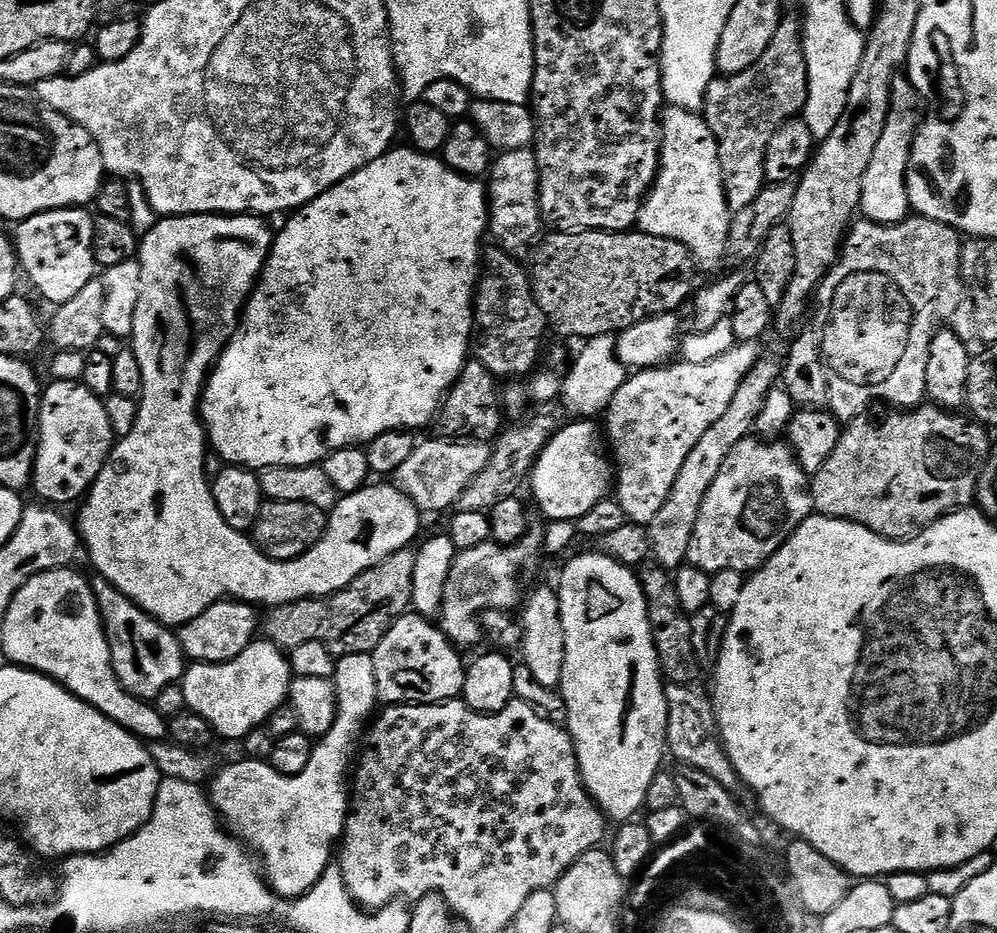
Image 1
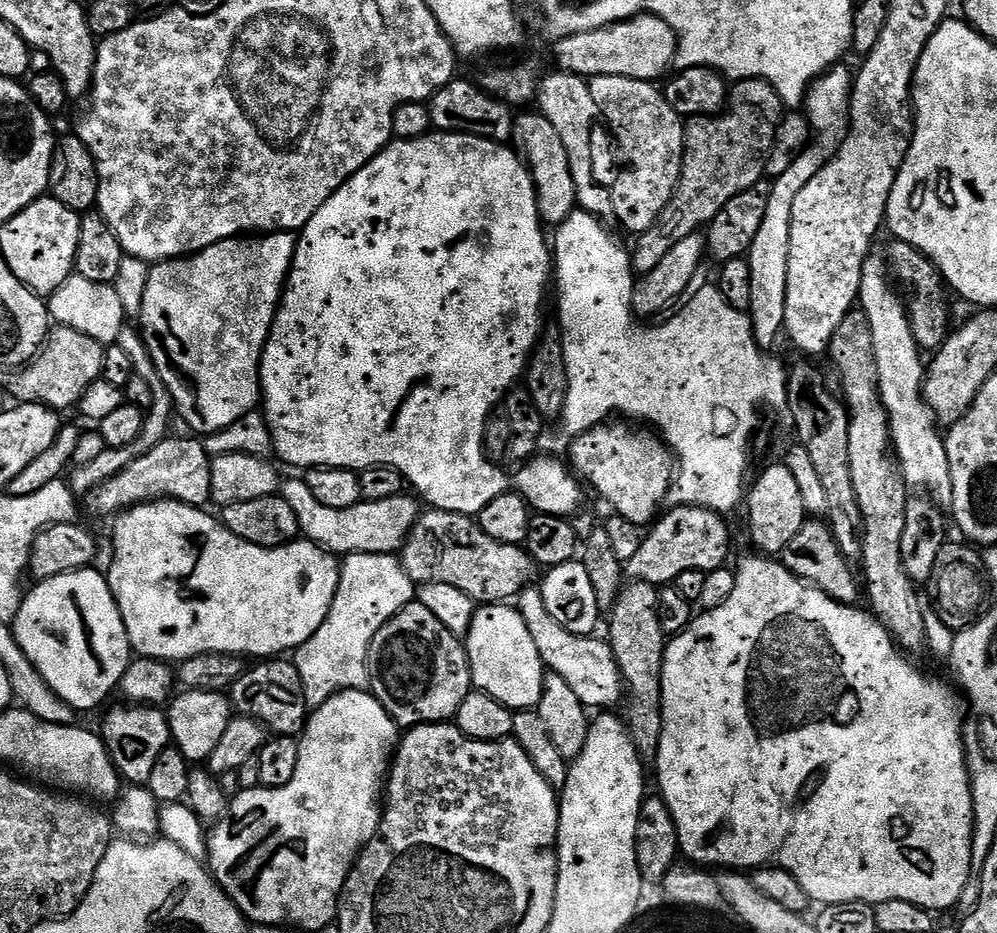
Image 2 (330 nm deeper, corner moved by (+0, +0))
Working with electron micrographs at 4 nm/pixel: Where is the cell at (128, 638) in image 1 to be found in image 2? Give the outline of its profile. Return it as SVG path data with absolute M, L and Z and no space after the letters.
M123 706L116 708L104 720L102 739L108 748L110 758L114 762L121 781L132 786L147 785L162 750L172 744L172 731L168 725L168 717L156 706Z

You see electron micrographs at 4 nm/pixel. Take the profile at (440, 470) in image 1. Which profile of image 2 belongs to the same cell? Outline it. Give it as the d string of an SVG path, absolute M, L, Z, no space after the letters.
M303 478L285 479L282 484L282 495L294 509L303 539L312 541L340 558L349 556L351 552L392 554L403 549L404 541L412 533L412 528L422 511L421 501L412 494L381 500L364 500L346 510L334 510L330 506L322 506L322 502L318 502L318 498L310 494L310 486L306 486Z

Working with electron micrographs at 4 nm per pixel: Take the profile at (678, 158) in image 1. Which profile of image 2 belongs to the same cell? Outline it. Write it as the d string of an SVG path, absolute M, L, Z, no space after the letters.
M593 76L588 80L590 86L590 94L594 98L594 102L598 106L600 116L608 123L608 128L612 131L612 136L616 139L616 144L620 147L620 152L624 155L624 160L628 163L628 168L624 168L616 176L616 181L611 181L610 187L612 189L612 201L614 202L614 210L612 216L614 220L617 220L626 231L632 232L632 234L639 234L650 230L656 223L656 220L663 212L663 208L666 207L667 203L670 202L671 196L676 192L676 188L679 186L680 177L683 174L684 164L684 125L685 121L680 117L674 109L670 106L670 102L666 102L663 91L655 83L646 80L635 80L630 77L620 76Z

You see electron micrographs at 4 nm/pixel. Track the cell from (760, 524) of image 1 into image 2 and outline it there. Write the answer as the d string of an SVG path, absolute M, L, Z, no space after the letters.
M679 506L668 511L672 512L664 512L647 529L638 554L626 561L626 576L629 581L668 586L686 570L698 570L707 574L716 568L725 567L727 560L724 559L728 556L732 536L728 533L727 522L724 521L727 519L721 513L711 512L708 508Z

